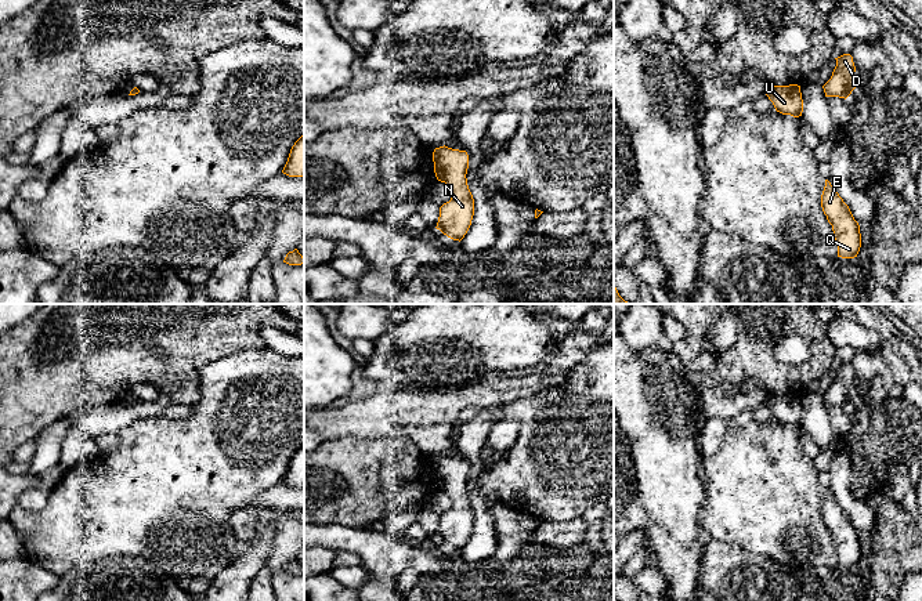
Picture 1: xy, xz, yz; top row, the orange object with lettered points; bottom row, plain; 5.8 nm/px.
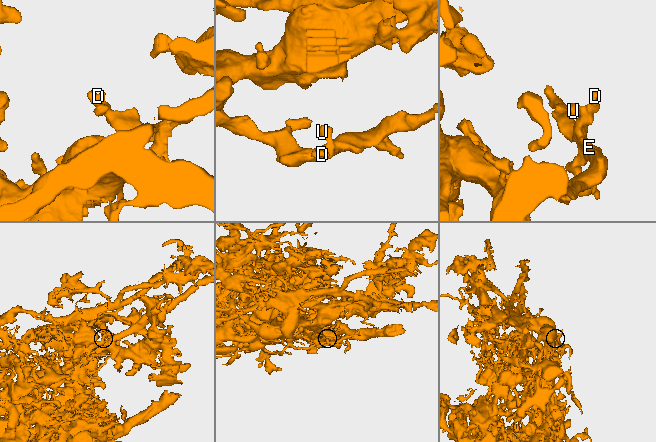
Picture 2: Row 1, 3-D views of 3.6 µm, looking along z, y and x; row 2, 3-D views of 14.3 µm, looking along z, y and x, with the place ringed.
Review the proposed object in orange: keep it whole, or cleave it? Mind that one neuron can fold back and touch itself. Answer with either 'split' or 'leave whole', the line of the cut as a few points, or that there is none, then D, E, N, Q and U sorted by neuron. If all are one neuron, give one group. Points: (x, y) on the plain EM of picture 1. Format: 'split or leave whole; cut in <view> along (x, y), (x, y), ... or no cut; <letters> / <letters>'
leave whole; no cut; D E N Q U

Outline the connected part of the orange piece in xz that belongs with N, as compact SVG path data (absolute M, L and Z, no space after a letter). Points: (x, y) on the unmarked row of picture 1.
M448 456L433 461L434 482L438 490L452 499L449 511L440 517L437 539L453 550L462 550L474 525L474 508L467 495L469 464Z

